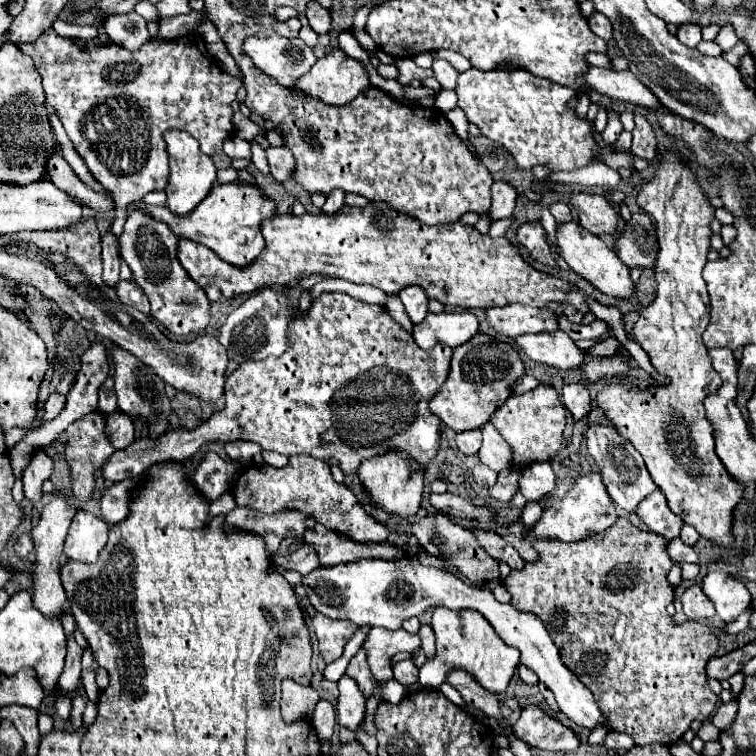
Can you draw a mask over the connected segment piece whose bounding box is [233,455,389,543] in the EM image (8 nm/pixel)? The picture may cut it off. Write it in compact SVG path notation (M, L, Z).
M295 455L289 457L289 463L283 469L271 467L271 465L251 465L241 471L241 475L235 481L233 495L237 505L249 505L259 511L279 511L283 507L299 509L311 517L315 517L321 525L325 525L331 531L337 531L341 535L347 535L353 541L385 541L389 537L389 531L373 521L357 503L357 497L345 487L343 483L337 483L331 475L331 469L325 461L315 459L311 455Z

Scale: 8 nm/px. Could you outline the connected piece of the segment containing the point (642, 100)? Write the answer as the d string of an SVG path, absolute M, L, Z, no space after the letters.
M591 67L589 73L585 75L587 85L593 87L593 91L607 95L611 99L621 99L621 101L629 101L635 105L643 105L643 107L651 107L651 109L661 109L663 103L659 103L659 99L655 99L655 95L651 95L651 89L643 87L643 83L639 83L639 79L635 79L635 75L631 75L631 71L611 71L611 69L601 69L601 67Z

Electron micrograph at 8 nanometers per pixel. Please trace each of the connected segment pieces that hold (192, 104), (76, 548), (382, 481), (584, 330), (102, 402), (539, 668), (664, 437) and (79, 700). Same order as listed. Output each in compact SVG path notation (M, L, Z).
M53 29L43 31L33 43L19 43L19 49L29 55L43 79L43 89L47 103L57 111L69 139L73 141L77 153L85 159L93 177L111 191L115 197L115 220L112 231L120 237L127 218L127 207L139 201L149 191L159 191L167 183L169 159L163 135L171 129L187 131L201 145L205 155L217 155L223 151L225 139L229 139L235 129L231 123L233 101L237 89L243 85L239 77L225 73L215 65L213 57L205 49L201 35L185 35L173 41L147 41L141 51L131 53L115 43L105 47L79 49L71 39L57 35Z
M77 511L69 527L63 553L69 561L95 563L101 549L107 545L107 539L109 539L109 525L103 519L87 511Z
M389 451L385 455L365 459L357 475L373 507L399 519L411 519L417 515L423 497L423 471L413 471L407 455L403 455L401 451Z
M559 315L559 325L561 325L561 331L565 331L573 341L579 341L579 339L599 339L603 333L607 333L607 323L601 321L601 319L595 319L591 323L571 323L567 321L565 315Z
M107 377L105 383L99 389L99 411L103 411L103 415L109 415L109 413L113 413L117 409L114 379L113 377Z
M403 557L403 559L397 559L397 561L385 561L385 559L361 559L361 561L351 561L351 563L341 563L341 565L335 565L335 567L319 567L319 569L313 569L311 573L303 575L303 585L307 589L307 595L313 603L313 607L331 617L331 619L351 619L353 623L357 625L379 625L379 627L385 627L385 629L399 629L401 623L409 617L419 617L421 613L425 613L429 607L437 607L437 605L443 605L443 607L449 607L449 609L473 609L473 611L479 611L491 625L493 629L497 631L499 637L505 639L507 645L515 647L521 651L521 663L529 669L535 671L535 675L539 677L541 683L545 683L553 695L555 695L555 701L559 705L559 709L569 717L573 719L577 725L581 727L587 727L587 729L593 729L597 723L603 723L603 715L591 695L591 691L579 681L579 677L569 671L565 667L565 663L561 661L561 655L559 655L559 647L551 641L547 629L543 627L543 623L537 619L535 613L527 613L527 611L515 611L515 607L509 607L509 603L501 603L493 597L493 593L489 589L479 589L479 587L471 587L467 583L463 583L459 577L455 577L451 571L447 569L435 569L435 567L429 567L429 565L421 565L419 559L415 557Z
M675 153L661 157L661 167L657 175L641 187L637 203L647 215L655 217L661 251L655 263L655 279L659 283L657 297L647 309L643 309L639 321L631 329L631 335L647 351L653 367L661 375L671 377L671 385L657 387L653 391L635 391L635 389L627 391L627 385L603 387L601 393L597 395L597 403L605 411L605 415L615 423L623 439L629 441L643 455L655 485L667 497L671 511L683 517L687 525L693 525L703 539L709 539L721 547L731 549L735 543L733 511L735 511L735 505L743 499L745 487L743 483L735 483L735 479L727 475L727 469L717 459L715 443L713 443L713 427L707 421L705 407L703 407L703 399L721 385L721 379L717 371L713 369L711 357L701 339L709 323L709 295L707 295L707 287L701 277L701 271L707 263L707 253L709 253L709 237L711 237L709 223L713 221L713 207L709 205L707 197L703 195L703 191L699 189L691 173L679 163Z
M75 695L73 697L73 711L71 711L71 719L73 719L73 727L79 729L81 727L81 717L83 717L83 711L85 711L85 705L87 705L87 695Z

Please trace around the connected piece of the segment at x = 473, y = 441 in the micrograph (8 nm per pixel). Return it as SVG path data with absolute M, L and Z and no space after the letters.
M471 429L457 435L457 447L465 455L475 455L481 449L481 429Z

